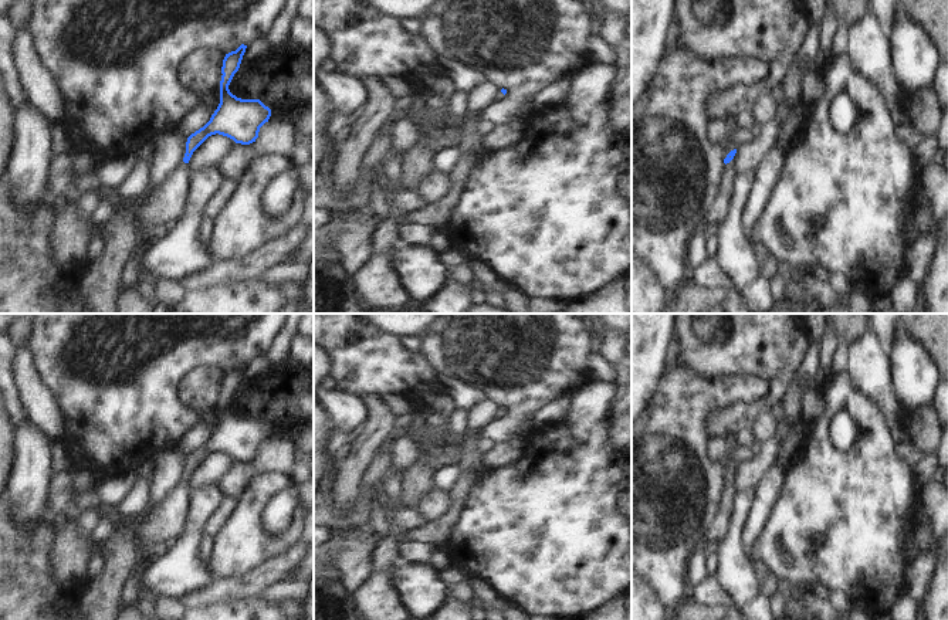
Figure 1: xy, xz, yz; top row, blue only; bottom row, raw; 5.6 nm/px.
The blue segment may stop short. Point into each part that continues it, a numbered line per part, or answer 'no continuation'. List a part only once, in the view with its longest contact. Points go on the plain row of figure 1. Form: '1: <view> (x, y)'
1: yz (727, 505)

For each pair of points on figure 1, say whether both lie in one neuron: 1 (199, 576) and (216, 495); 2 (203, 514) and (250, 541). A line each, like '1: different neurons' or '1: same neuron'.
1: same neuron
2: different neurons

